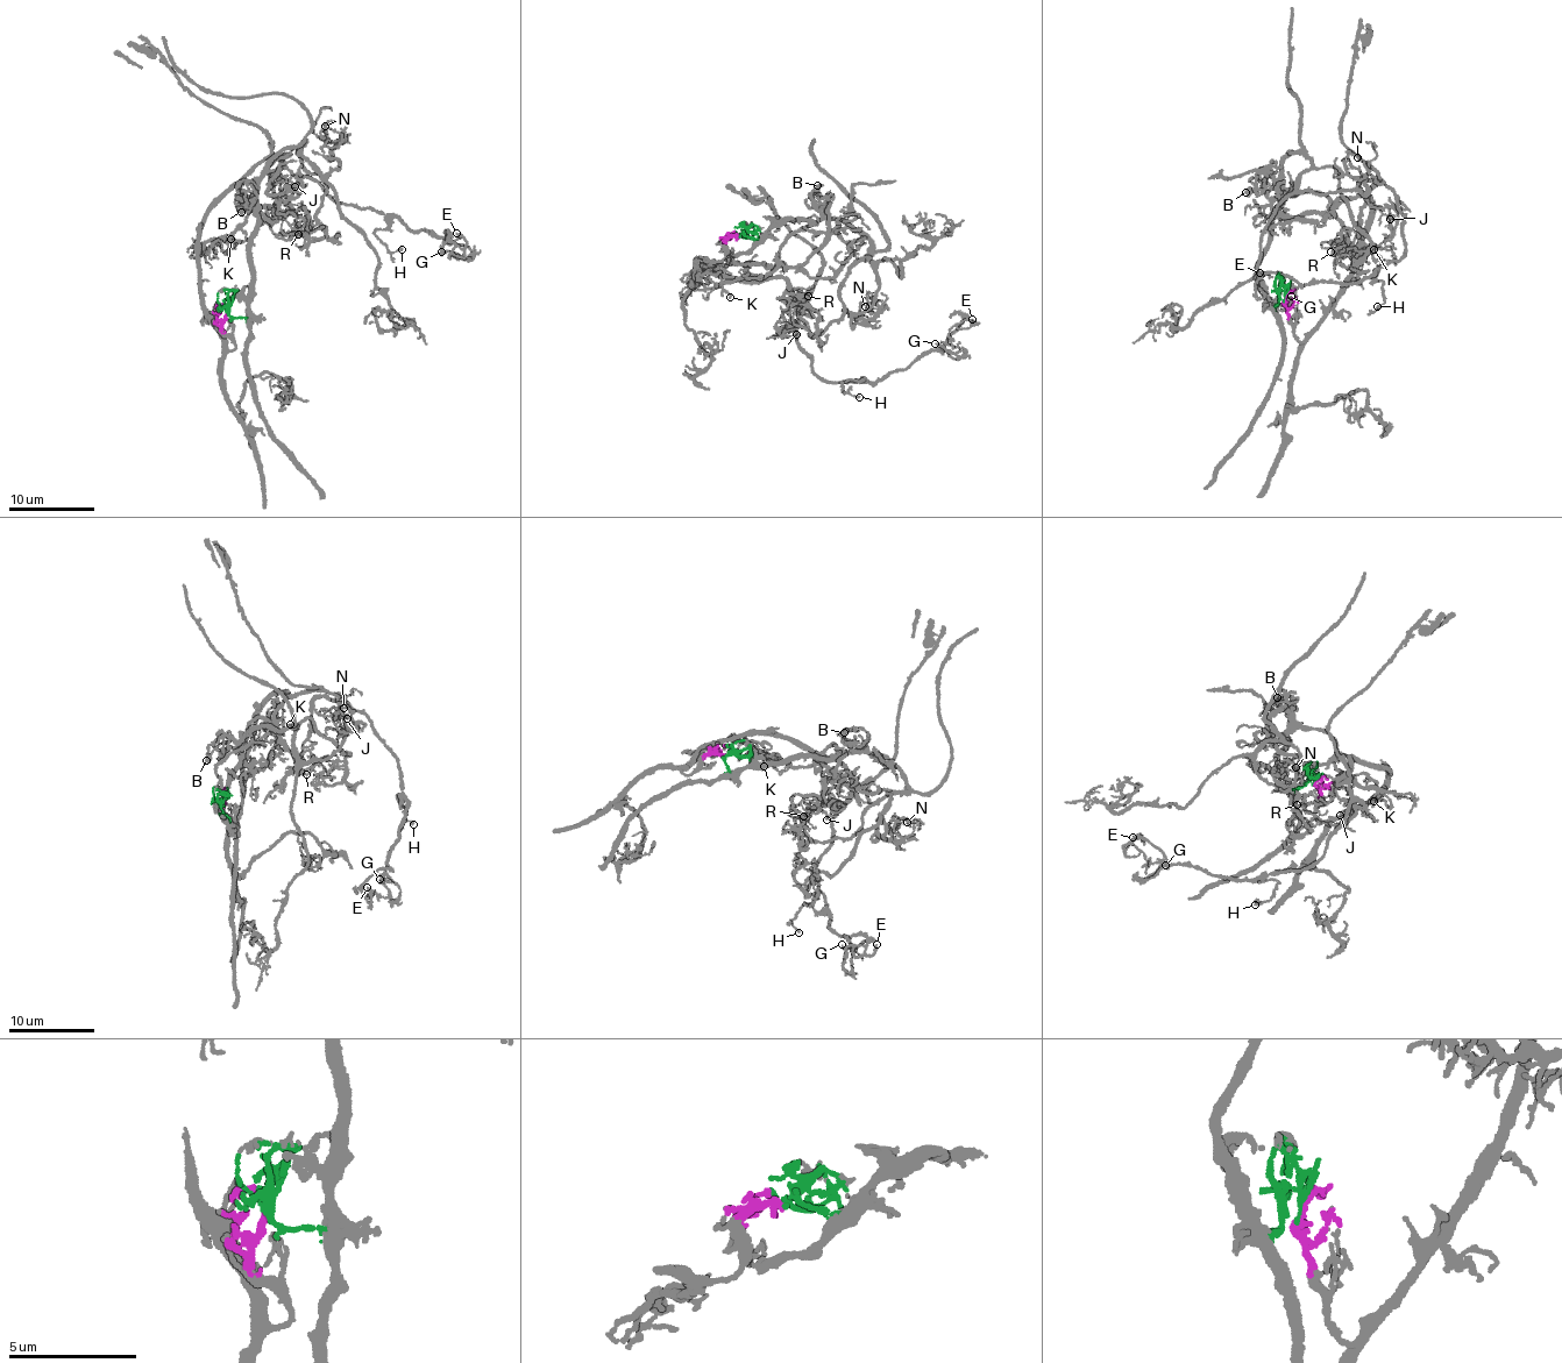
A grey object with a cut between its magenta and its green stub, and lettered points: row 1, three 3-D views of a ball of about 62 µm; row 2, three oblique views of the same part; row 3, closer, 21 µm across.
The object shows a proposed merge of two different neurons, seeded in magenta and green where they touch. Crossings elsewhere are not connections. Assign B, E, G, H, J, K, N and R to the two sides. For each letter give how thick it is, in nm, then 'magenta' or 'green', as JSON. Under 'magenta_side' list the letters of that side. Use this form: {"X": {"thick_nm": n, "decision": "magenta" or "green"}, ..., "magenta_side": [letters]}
{"B": {"thick_nm": 320, "decision": "green"}, "E": {"thick_nm": 240, "decision": "magenta"}, "G": {"thick_nm": 110, "decision": "magenta"}, "H": {"thick_nm": 150, "decision": "magenta"}, "J": {"thick_nm": 140, "decision": "magenta"}, "K": {"thick_nm": 120, "decision": "green"}, "N": {"thick_nm": 150, "decision": "green"}, "R": {"thick_nm": 130, "decision": "magenta"}, "magenta_side": ["E", "G", "H", "J", "R"]}

